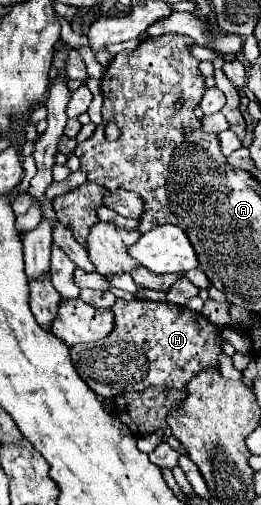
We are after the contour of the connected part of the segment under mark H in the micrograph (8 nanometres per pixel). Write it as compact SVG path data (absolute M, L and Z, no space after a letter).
M118 298L110 310L116 316L116 330L100 340L100 346L80 344L70 348L74 368L100 398L142 392L148 386L184 390L196 374L218 368L218 356L222 354L220 332L224 326L212 324L202 314L170 302L138 298L132 302Z

